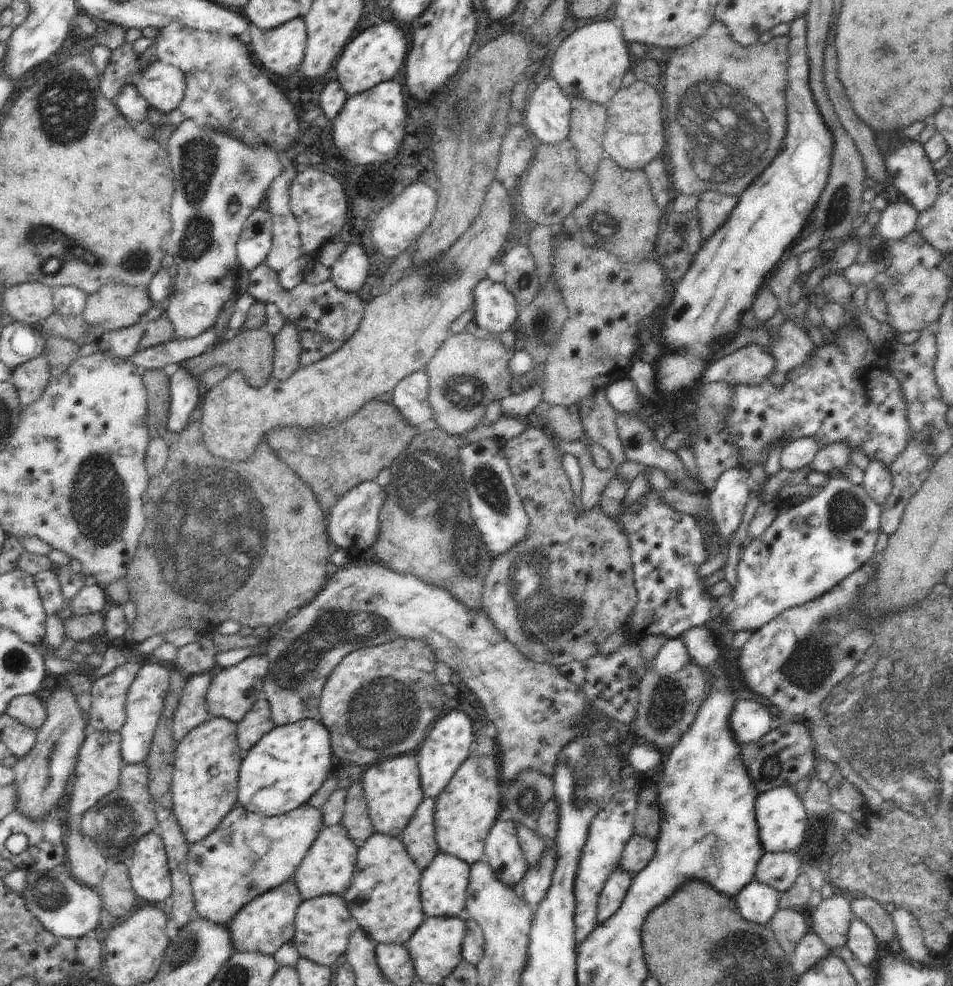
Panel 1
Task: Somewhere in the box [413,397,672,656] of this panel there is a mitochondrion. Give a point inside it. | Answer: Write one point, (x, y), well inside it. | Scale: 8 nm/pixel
(547, 607)

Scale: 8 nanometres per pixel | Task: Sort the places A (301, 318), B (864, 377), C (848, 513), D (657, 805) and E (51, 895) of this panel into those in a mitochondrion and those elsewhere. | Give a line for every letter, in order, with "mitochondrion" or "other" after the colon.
A: other
B: other
C: mitochondrion
D: other
E: mitochondrion

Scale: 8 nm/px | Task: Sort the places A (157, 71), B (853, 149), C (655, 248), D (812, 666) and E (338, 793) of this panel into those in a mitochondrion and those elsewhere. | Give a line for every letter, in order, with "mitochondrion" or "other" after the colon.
A: other
B: other
C: other
D: mitochondrion
E: other

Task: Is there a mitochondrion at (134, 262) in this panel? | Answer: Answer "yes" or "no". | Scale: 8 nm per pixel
yes

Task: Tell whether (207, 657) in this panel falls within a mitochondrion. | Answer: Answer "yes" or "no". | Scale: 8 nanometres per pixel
no

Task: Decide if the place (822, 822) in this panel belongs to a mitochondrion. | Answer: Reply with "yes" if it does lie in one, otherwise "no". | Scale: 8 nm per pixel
no

